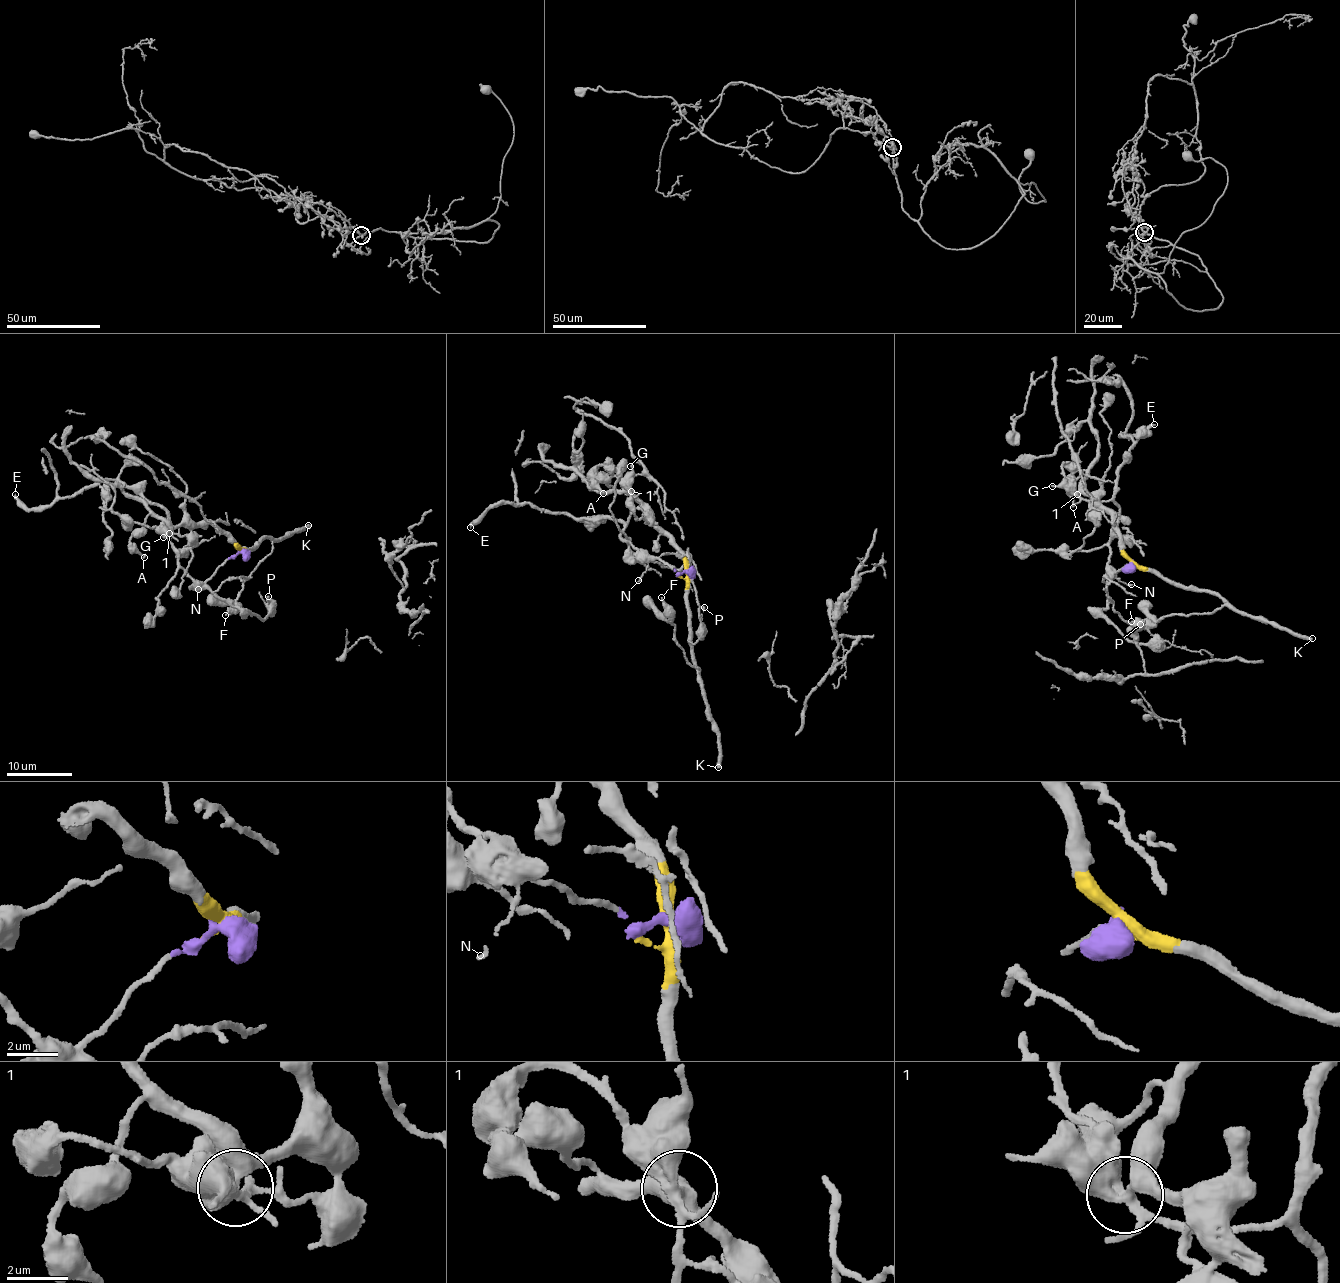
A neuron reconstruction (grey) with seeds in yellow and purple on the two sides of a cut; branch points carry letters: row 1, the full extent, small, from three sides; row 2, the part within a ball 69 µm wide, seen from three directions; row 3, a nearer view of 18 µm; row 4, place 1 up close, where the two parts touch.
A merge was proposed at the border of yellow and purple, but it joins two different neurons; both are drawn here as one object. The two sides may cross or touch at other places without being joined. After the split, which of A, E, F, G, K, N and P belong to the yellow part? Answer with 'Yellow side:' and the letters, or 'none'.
Yellow side: A, F, G, K

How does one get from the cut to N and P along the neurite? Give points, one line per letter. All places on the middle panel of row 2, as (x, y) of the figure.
N: (687, 572), (678, 572), (650, 561), (638, 581)
P: (687, 572), (678, 572), (652, 560), (657, 559), (676, 568), (685, 566), (694, 586), (701, 623), (705, 606)

